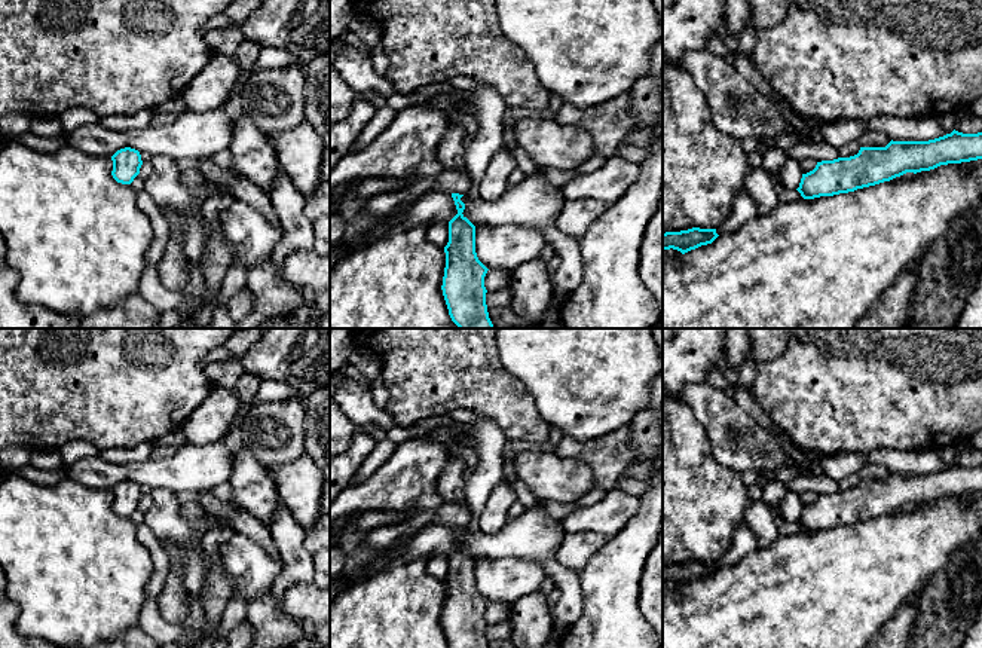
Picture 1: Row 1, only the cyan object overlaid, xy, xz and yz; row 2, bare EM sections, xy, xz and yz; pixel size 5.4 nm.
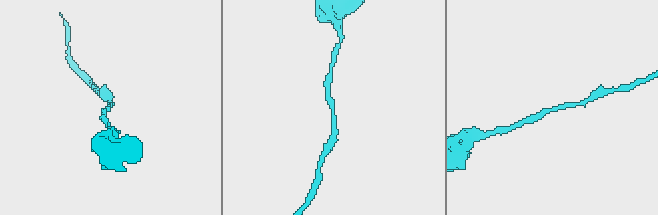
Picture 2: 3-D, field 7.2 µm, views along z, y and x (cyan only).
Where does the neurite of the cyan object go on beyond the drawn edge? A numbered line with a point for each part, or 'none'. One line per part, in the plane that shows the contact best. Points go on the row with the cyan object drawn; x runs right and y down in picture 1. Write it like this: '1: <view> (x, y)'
none

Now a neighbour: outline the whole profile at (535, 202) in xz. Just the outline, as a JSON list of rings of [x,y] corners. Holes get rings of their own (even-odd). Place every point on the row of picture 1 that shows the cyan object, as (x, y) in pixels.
[[[541,168],[521,183],[511,186],[495,201],[484,201],[472,193],[464,195],[464,217],[474,226],[520,224],[538,230],[544,242],[551,244],[562,263],[551,278],[553,294],[569,294],[582,278],[579,241],[562,233],[557,220],[563,214],[562,187],[551,184]]]

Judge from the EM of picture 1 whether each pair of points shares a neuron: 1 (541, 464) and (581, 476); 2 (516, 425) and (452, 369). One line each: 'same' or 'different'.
1: same
2: same

